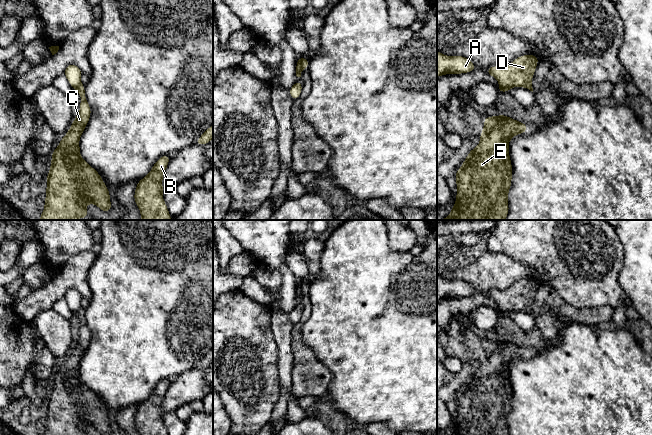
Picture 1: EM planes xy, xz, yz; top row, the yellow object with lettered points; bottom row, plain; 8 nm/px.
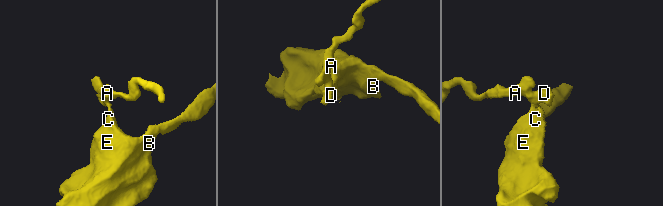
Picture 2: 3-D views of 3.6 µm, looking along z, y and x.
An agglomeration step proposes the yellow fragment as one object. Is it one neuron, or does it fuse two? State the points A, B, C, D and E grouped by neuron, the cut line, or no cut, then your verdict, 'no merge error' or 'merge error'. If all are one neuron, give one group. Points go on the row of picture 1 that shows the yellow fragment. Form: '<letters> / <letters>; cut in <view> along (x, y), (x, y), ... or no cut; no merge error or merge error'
A D / B C E; cut in xz along (300, 57), (302, 68); merge error

